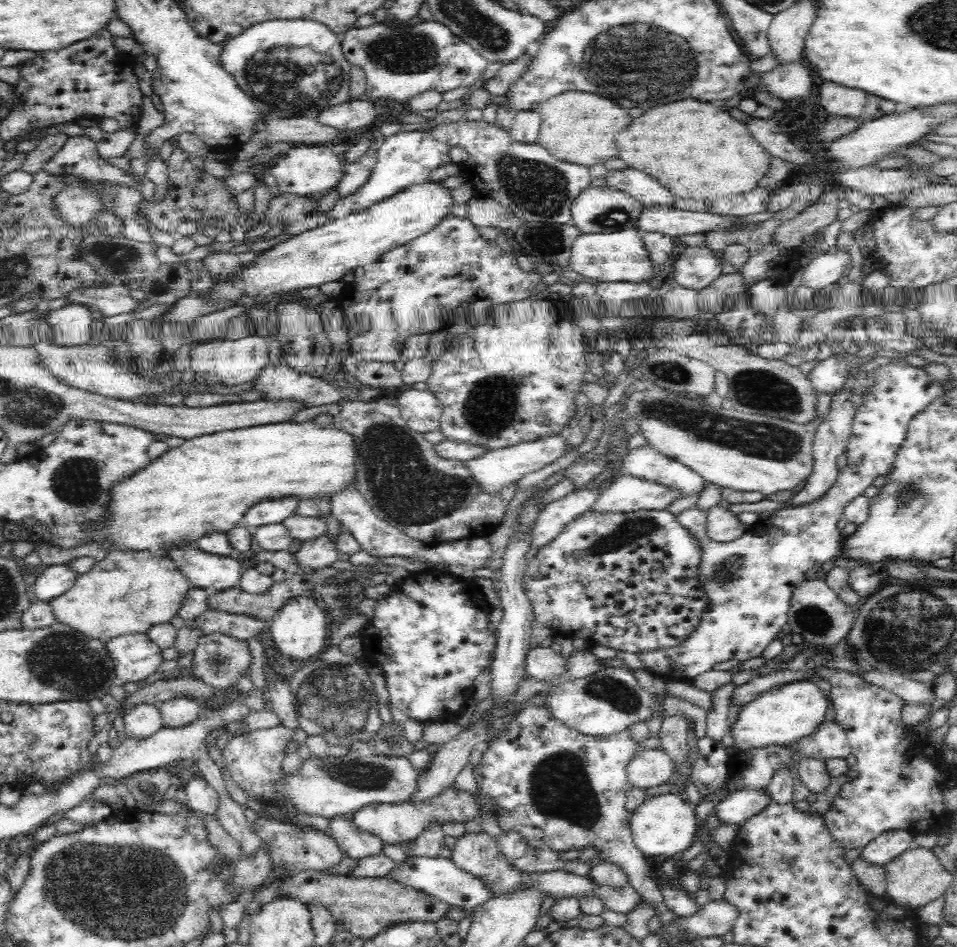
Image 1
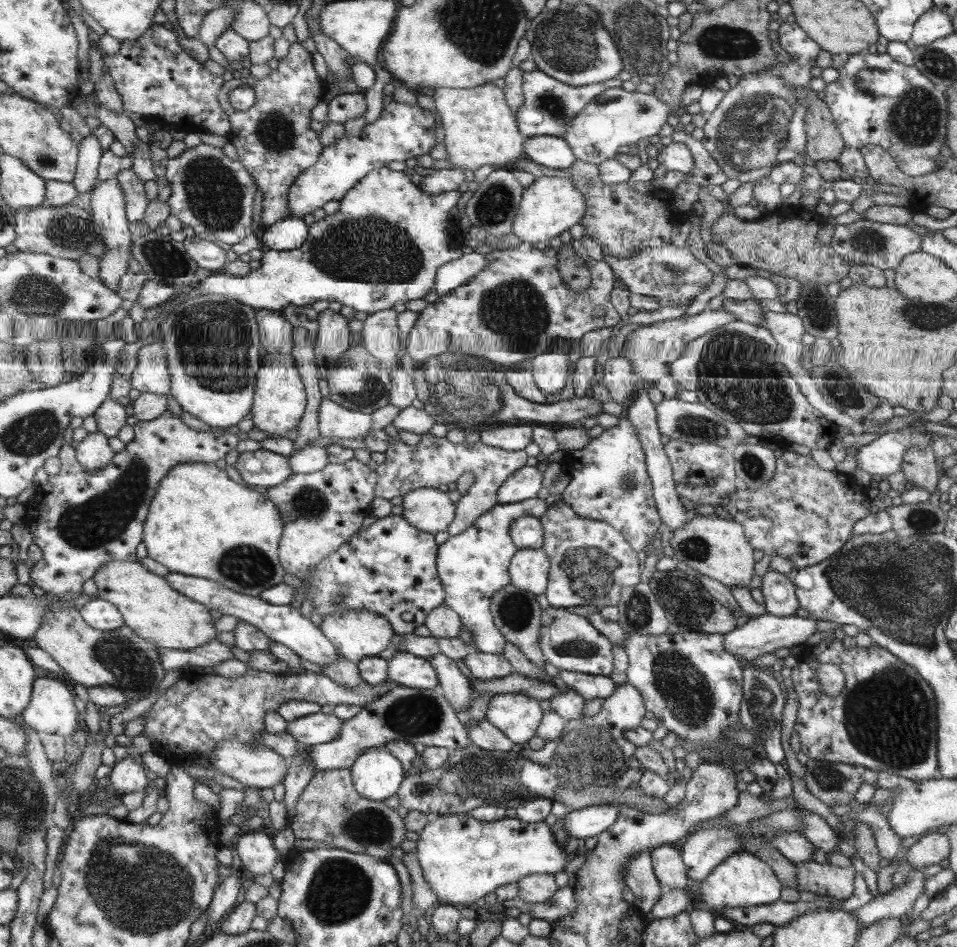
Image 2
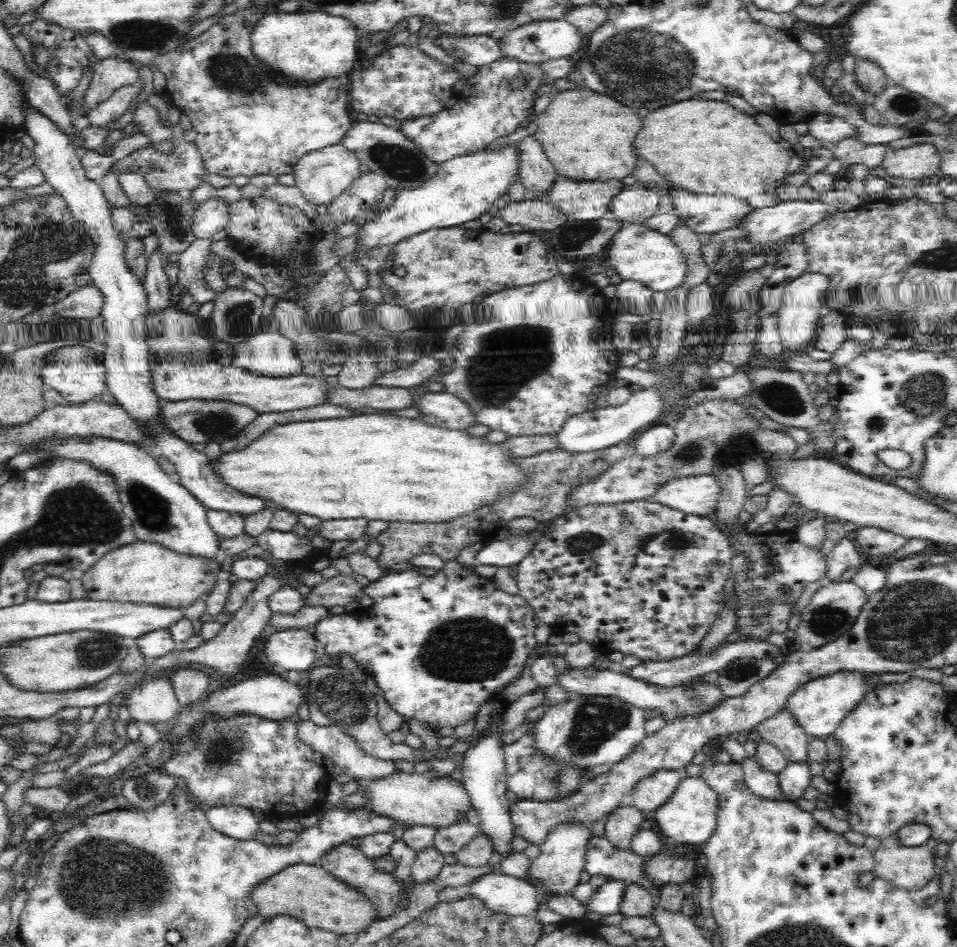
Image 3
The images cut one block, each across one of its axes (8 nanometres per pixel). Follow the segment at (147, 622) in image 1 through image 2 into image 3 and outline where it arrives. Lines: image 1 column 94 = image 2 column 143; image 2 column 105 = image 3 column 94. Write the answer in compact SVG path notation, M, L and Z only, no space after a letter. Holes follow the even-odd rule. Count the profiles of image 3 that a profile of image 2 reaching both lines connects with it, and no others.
M136 540L108 551L83 574L79 574L88 599L143 602L154 606L188 609L202 594L208 594L222 575L221 556L192 556L170 550L159 542Z

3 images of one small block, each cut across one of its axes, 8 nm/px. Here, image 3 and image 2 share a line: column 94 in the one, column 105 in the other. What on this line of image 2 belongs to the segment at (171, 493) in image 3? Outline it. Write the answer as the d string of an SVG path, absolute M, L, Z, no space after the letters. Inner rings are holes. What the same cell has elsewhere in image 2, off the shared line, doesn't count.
M100 430L88 433L79 443L74 444L81 463L89 470L107 469L116 458L116 453L109 446L109 437Z

